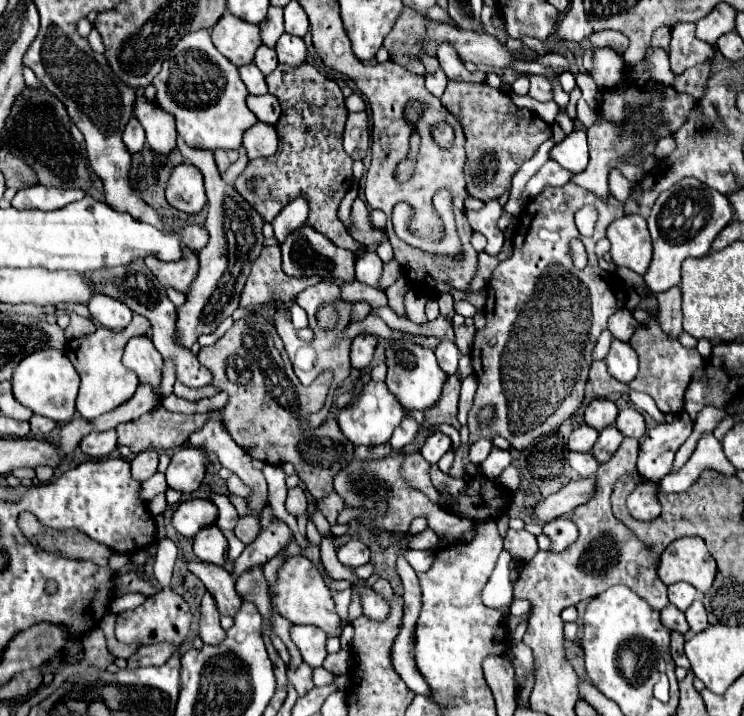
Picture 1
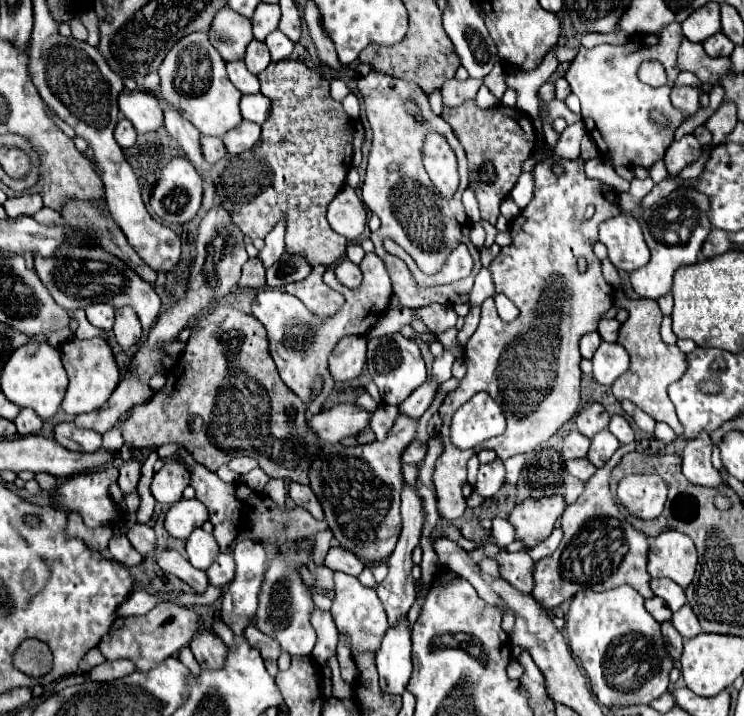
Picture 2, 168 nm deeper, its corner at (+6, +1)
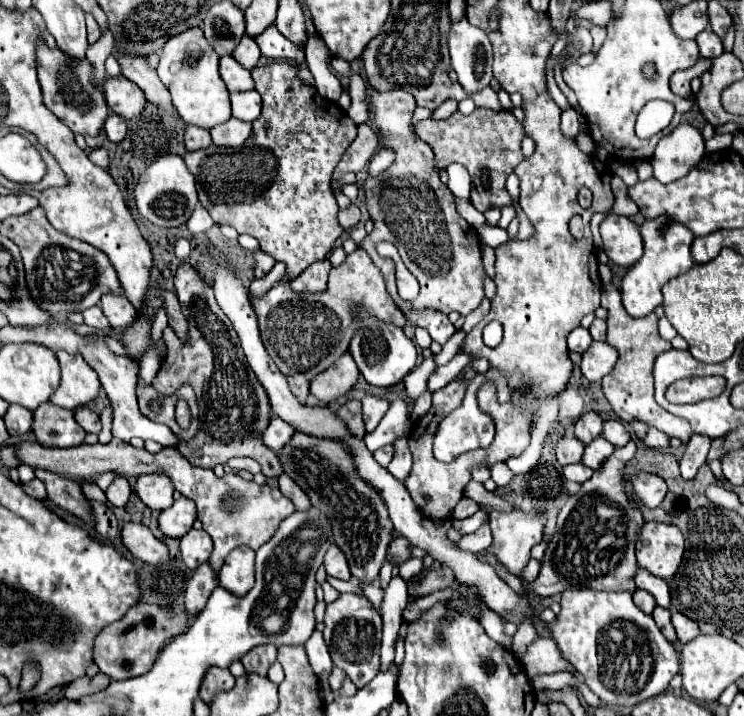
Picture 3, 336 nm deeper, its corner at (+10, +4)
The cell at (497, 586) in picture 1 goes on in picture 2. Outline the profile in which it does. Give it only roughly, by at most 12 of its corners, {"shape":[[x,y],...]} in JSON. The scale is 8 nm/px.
{"shape":[[496,517],[492,537],[498,549],[506,549],[516,539],[516,529]]}

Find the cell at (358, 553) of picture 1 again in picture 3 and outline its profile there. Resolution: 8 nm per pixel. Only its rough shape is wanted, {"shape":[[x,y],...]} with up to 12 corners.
{"shape":[[336,544],[324,556],[328,576],[350,580],[346,558]]}

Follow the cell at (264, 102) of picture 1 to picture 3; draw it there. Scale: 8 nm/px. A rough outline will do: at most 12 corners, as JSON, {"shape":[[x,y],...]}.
{"shape":[[256,90],[230,94],[232,116],[252,122],[262,100]]}

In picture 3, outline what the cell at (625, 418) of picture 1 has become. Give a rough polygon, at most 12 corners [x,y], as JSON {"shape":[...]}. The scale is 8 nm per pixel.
{"shape":[[604,422],[604,436],[614,446],[630,440],[630,430],[622,422]]}

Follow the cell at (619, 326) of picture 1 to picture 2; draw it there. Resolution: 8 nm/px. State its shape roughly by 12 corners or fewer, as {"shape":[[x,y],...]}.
{"shape":[[602,319],[598,333],[604,341],[618,339],[618,319]]}

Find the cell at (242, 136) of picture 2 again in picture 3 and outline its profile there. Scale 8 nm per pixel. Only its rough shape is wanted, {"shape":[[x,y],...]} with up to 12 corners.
{"shape":[[238,118],[210,128],[218,146],[242,146],[252,124]]}

